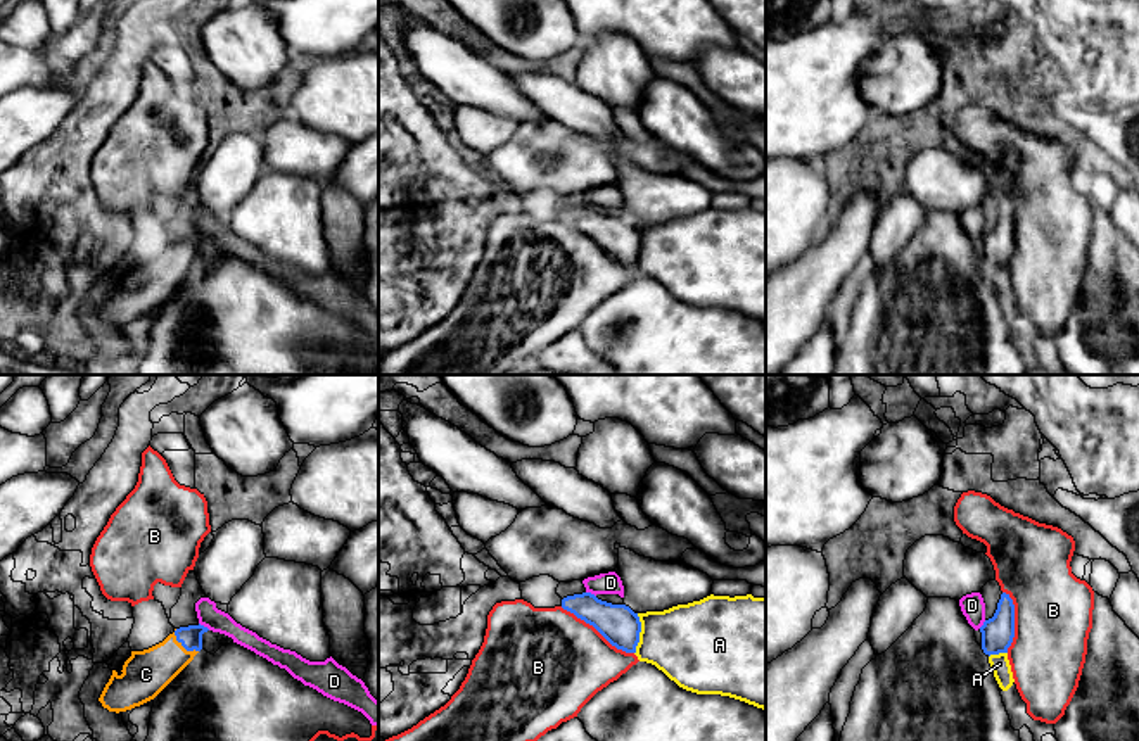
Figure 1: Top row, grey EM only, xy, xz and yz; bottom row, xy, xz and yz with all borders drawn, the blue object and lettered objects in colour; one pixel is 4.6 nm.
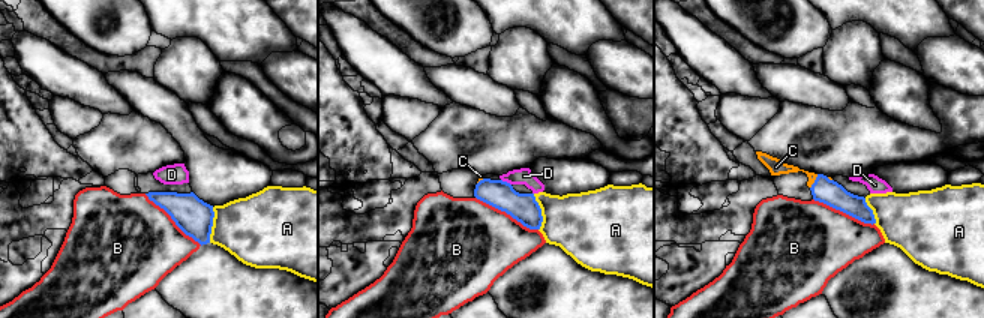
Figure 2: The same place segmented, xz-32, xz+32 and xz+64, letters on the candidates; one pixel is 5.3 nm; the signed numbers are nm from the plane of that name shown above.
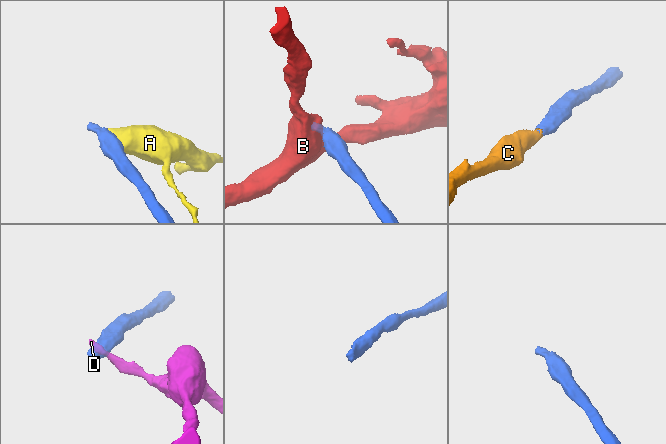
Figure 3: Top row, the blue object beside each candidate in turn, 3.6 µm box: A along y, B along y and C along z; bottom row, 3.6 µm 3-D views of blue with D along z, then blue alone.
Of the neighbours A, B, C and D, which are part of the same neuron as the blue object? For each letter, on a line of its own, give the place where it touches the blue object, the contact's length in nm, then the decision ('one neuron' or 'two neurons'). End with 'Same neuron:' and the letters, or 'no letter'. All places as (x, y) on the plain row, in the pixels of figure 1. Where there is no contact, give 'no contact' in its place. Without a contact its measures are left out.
A: contact xz (638, 247); length 190 nm; two neurons
B: contact xz (597, 242); length 400 nm; two neurons
C: contact xy (182, 258); length 160 nm; one neuron
D: contact xy (203, 239); length 70 nm; two neurons
Same neuron: C

